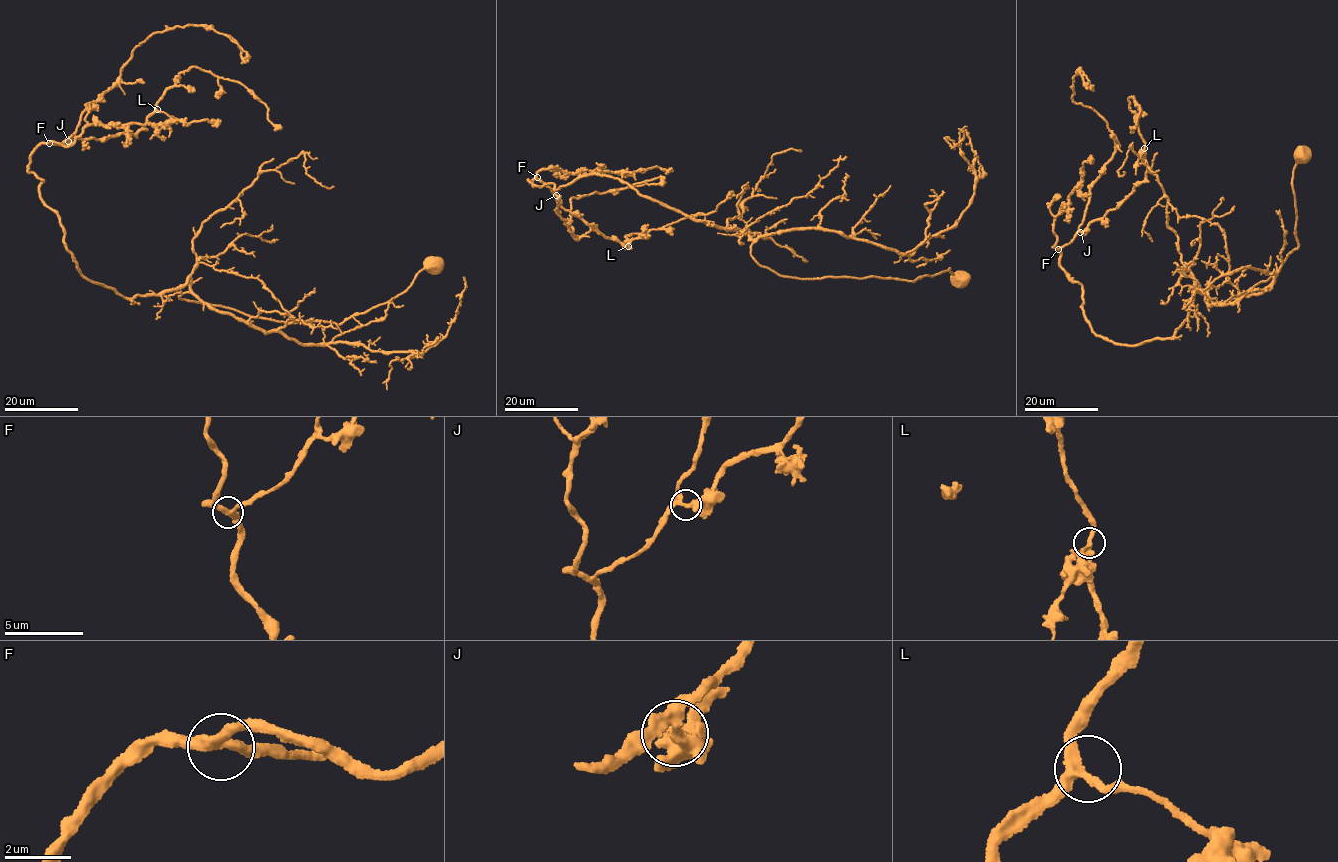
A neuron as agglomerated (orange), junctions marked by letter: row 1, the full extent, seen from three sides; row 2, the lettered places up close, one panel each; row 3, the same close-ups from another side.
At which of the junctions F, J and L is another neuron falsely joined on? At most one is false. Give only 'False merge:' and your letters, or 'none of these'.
False merge: none of these

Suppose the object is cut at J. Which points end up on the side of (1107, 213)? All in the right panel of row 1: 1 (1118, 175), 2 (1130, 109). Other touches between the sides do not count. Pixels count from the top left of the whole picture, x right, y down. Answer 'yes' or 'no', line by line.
1: no
2: yes

